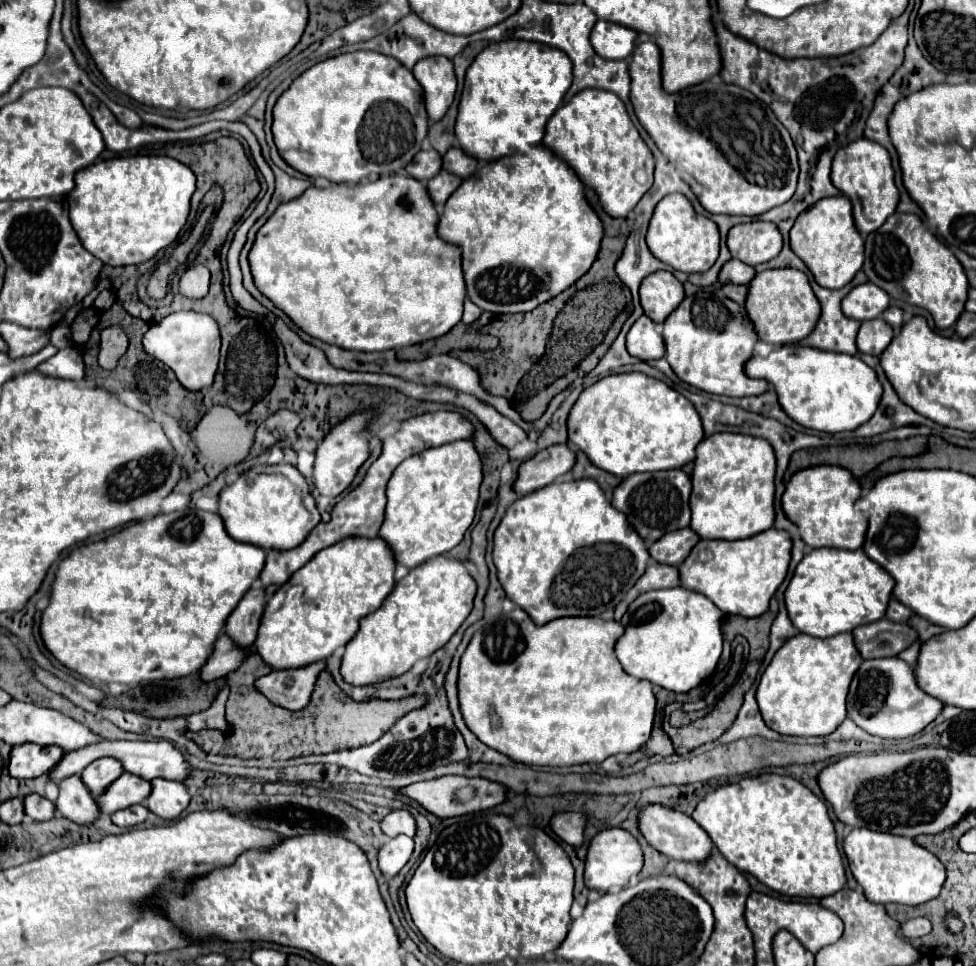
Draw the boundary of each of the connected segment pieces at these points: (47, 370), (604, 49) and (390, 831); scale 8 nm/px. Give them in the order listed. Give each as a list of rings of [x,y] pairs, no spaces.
[[[74,346],[58,350],[52,358],[42,362],[36,370],[40,374],[52,376],[52,378],[74,380],[74,382],[82,382],[84,380],[84,362],[82,362],[80,352]]]
[[[598,20],[592,28],[590,44],[592,44],[592,48],[596,50],[596,54],[600,58],[624,60],[632,54],[636,36],[638,34],[630,28],[624,28],[624,26],[614,24],[614,22]]]
[[[392,810],[382,820],[382,832],[390,838],[398,834],[406,834],[412,838],[416,834],[416,820],[412,820],[412,814],[408,810]]]

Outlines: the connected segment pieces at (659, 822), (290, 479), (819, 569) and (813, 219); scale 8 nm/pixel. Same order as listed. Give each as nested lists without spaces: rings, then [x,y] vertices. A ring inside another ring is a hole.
[[[648,804],[646,808],[642,808],[638,812],[638,830],[642,832],[642,836],[646,838],[646,842],[652,848],[656,848],[658,852],[662,852],[668,858],[702,862],[712,852],[710,836],[688,814],[672,810],[672,808],[666,808],[662,804]]]
[[[290,464],[248,470],[220,492],[218,514],[234,540],[250,542],[266,550],[290,550],[304,542],[308,532],[320,522],[320,512],[308,490],[306,478]]]
[[[820,548],[800,560],[784,592],[784,600],[788,616],[800,632],[828,638],[840,632],[852,632],[860,624],[880,620],[886,612],[892,588],[894,578],[882,566],[872,562],[860,548]]]
[[[844,196],[824,198],[802,212],[790,230],[792,252],[808,266],[814,280],[830,290],[846,286],[864,262],[864,240],[852,220],[852,204]]]

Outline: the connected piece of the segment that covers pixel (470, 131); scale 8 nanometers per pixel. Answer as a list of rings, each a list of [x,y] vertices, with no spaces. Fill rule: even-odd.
[[[524,40],[488,44],[466,70],[454,134],[458,146],[476,160],[498,160],[538,146],[546,122],[572,84],[570,58],[552,46]]]

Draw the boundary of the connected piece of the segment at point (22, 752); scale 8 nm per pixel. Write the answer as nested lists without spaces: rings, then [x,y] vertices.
[[[24,744],[12,750],[8,770],[10,770],[10,776],[18,780],[40,778],[50,774],[58,766],[62,756],[64,752],[56,746],[40,748],[36,744]]]

